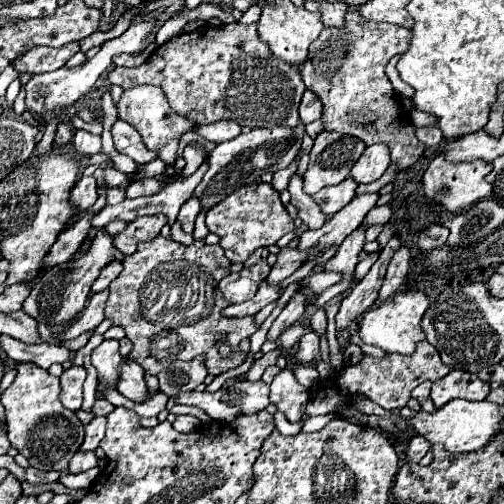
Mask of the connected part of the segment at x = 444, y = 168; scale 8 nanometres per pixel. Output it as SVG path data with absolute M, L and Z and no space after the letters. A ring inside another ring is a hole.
M438 154L424 172L424 192L428 198L440 202L448 212L458 214L466 206L490 196L492 186L486 182L486 176L490 174L490 170L492 170L490 162L482 162L482 160L448 162L448 160L444 160L444 154Z

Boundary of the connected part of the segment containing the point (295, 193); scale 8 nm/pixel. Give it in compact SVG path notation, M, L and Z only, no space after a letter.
M294 174L290 178L288 192L292 194L292 200L290 202L298 208L298 216L302 218L302 222L308 228L320 228L320 226L324 226L324 222L328 220L328 216L322 214L322 210L318 208L318 204L312 200L312 196L302 190L302 176Z

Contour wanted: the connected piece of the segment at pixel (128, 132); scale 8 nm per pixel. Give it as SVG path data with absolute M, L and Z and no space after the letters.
M124 121L114 123L112 136L116 150L140 165L158 158L157 152L150 151L145 147L138 131Z

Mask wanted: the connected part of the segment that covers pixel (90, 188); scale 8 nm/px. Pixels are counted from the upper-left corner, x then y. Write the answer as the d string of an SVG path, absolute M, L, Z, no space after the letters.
M82 176L74 190L72 190L72 204L78 208L78 210L88 210L98 198L98 188L96 188L96 178L94 176Z

